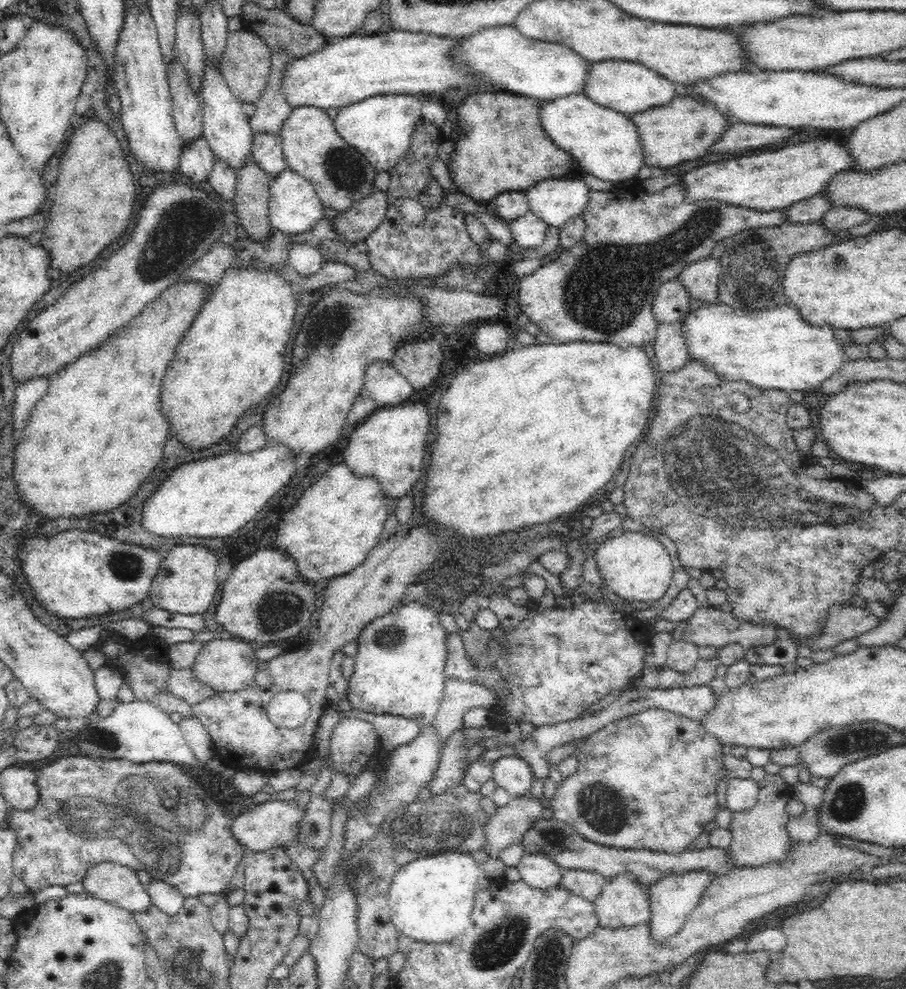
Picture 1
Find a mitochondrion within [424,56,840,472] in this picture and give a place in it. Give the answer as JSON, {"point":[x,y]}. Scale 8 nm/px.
{"point":[608,287]}

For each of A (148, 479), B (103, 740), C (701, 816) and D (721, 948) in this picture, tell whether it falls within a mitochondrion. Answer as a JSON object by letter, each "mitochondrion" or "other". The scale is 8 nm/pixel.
{"A":"other","B":"mitochondrion","C":"other","D":"other"}

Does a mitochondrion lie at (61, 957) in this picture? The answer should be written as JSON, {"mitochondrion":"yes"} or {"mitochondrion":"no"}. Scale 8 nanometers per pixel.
{"mitochondrion":"no"}

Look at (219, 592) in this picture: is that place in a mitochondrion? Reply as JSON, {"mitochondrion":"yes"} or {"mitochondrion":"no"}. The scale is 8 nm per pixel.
{"mitochondrion":"no"}

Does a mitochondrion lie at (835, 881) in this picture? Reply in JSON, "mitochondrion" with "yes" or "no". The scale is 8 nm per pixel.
{"mitochondrion":"no"}

